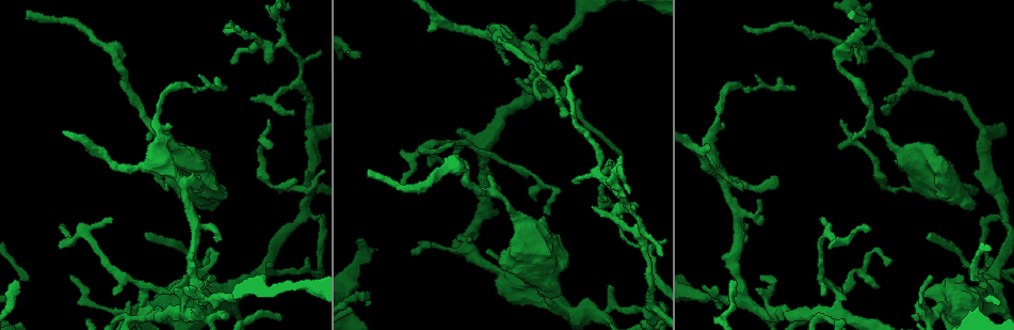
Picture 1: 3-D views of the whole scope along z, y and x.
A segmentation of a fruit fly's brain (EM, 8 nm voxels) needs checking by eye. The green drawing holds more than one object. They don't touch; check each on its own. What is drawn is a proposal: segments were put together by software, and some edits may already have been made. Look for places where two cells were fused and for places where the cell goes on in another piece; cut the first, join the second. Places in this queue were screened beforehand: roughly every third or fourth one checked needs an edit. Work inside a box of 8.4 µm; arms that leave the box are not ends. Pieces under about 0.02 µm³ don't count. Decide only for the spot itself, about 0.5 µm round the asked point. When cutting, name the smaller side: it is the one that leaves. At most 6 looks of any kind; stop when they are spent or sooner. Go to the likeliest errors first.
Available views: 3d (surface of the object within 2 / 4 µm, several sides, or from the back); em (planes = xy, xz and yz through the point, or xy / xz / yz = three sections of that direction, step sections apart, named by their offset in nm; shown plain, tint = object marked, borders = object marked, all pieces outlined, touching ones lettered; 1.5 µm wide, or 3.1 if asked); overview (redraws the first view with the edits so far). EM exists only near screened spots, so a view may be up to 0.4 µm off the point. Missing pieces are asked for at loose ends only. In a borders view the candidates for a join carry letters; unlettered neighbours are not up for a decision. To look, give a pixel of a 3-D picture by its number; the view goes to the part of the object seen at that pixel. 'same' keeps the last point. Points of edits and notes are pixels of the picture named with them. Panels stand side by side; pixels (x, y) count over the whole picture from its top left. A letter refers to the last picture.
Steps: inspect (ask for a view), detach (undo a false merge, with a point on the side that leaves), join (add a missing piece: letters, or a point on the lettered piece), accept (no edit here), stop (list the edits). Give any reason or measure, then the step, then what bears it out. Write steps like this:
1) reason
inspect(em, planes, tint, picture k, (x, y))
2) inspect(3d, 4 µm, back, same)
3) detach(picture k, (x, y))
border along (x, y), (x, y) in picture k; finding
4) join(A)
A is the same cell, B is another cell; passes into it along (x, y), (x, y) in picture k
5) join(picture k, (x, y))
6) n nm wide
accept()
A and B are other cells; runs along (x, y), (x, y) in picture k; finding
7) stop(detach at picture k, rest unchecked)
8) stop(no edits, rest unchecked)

an open end
inspect(em, planes, borders, picture 1, (555, 294))

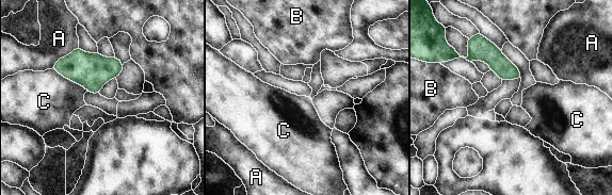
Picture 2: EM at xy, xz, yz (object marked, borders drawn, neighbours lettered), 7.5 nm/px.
accept()
A, B and C are other cells; border along (51, 68), (87, 91) in picture 2; no lettered piece goes on from it

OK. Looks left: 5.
branch stops here
inspect(3d, 4 µm, back, picture 1, (228, 317))

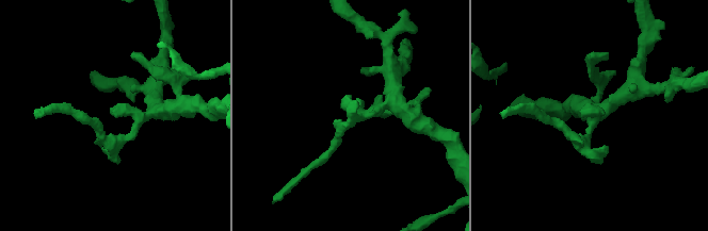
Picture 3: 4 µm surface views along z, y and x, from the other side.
shape alone is not enough
inspect(em, planes, borders, picture 3, (111, 113))

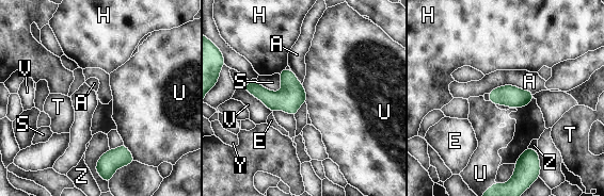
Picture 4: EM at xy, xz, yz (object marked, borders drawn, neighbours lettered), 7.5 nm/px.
A touches over 340 nm
accept()
A, E, H, S, T, U, V, Y and Z are other cells; border along (302, 84), (306, 94), (306, 102) in picture 4; no lettered piece goes on from it

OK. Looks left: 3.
free end
inspect(em, xy, step 8, tint, picture 1, (490, 175))

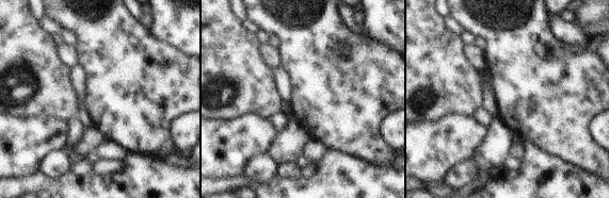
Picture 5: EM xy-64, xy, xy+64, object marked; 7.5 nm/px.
cut it another way
inspect(em, planes, borders, same)

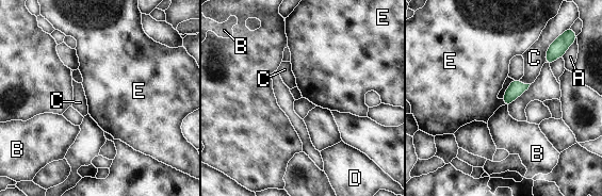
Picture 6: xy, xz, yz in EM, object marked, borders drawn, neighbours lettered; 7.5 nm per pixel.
accept()
A, B, C, D and E are other cells; border along (502, 99), (504, 104) in picture 6; none of them fits

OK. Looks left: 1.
stop(no edits, rest unchecked)

